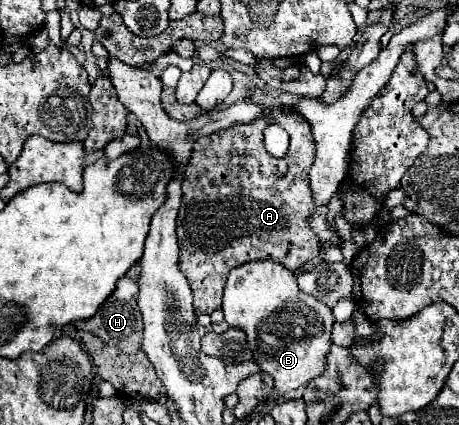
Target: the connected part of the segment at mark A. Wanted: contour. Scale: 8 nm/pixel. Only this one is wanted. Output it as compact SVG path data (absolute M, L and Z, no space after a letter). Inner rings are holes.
M250 88L246 94L248 94L248 98L254 100L256 104L264 106L268 114L266 114L266 116L260 116L260 118L256 118L256 120L252 120L250 124L234 124L234 126L230 126L230 128L226 128L226 130L218 130L218 132L214 132L214 134L208 134L208 136L204 136L204 138L198 138L196 144L194 144L194 150L192 150L190 164L186 166L186 174L184 174L184 184L182 184L182 192L184 192L184 196L182 196L182 212L180 212L180 216L178 216L178 240L180 240L180 262L178 262L178 266L180 266L180 272L188 278L188 284L190 284L190 288L192 288L194 312L196 312L196 316L200 316L200 314L212 314L214 310L220 308L220 304L222 304L222 288L224 288L224 282L226 282L226 278L228 278L228 272L230 272L234 266L240 266L240 264L250 262L250 260L266 260L266 258L268 258L268 260L280 262L280 264L284 264L288 270L296 272L296 270L302 268L308 260L312 260L312 258L316 258L316 256L320 254L318 236L314 234L314 230L312 230L310 224L308 224L310 216L314 214L312 208L316 206L316 200L314 200L314 196L312 196L312 190L308 188L308 166L312 166L312 160L316 158L316 144L314 144L314 140L312 140L312 128L310 128L308 120L304 120L304 116L286 110L286 108L284 108L280 102L276 102L272 96L266 96L264 90L260 90L260 88ZM270 124L280 124L280 126L290 134L290 148L288 148L288 154L282 156L282 158L270 156L270 154L266 152L266 148L264 148L264 128L270 126Z

